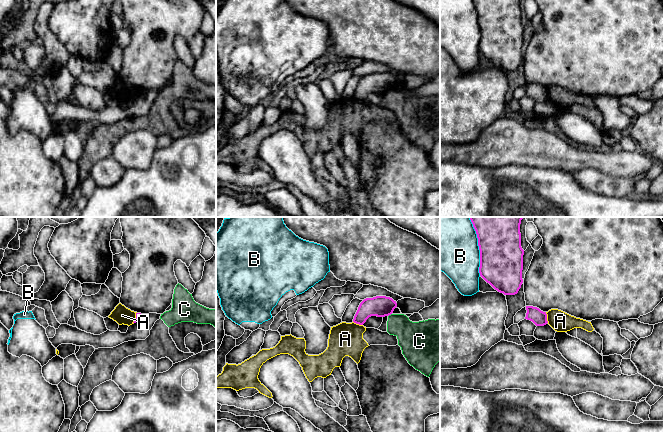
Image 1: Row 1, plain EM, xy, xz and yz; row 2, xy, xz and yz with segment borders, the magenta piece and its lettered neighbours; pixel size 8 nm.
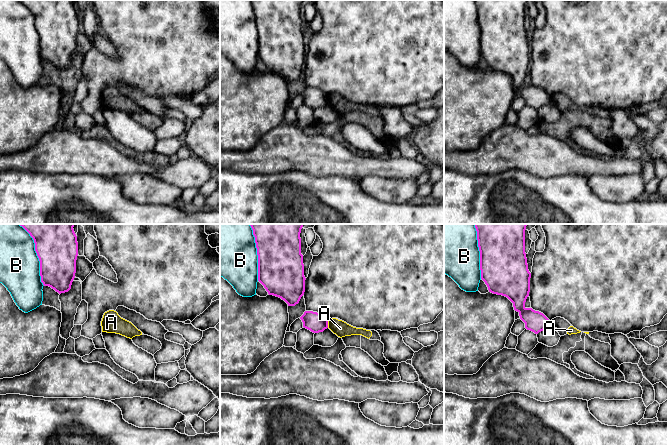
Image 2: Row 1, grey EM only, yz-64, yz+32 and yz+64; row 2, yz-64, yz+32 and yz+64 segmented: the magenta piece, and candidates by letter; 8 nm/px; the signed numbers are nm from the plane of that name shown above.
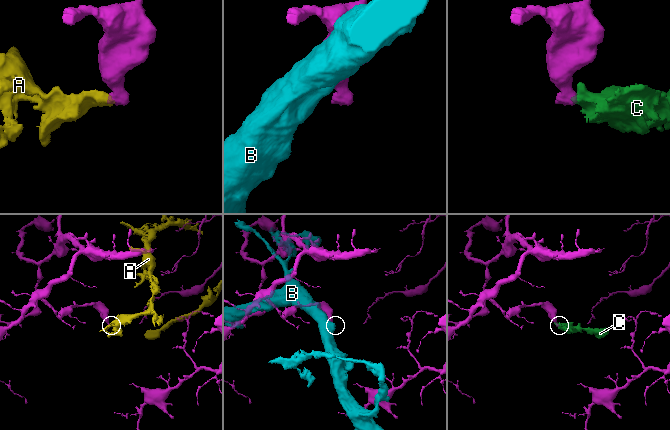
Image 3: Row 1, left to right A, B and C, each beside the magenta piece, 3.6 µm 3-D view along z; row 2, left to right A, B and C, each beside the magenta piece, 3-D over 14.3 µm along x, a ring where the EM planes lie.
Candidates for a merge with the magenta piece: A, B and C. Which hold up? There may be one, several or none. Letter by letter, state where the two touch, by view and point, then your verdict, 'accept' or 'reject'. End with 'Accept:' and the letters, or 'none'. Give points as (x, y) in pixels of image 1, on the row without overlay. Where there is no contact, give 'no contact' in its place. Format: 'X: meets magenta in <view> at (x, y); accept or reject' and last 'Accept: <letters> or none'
A: meets magenta in yz at (546, 93); reject
B: meets magenta in yz at (479, 25); reject
C: meets magenta in xz at (389, 90); reject
Accept: none

